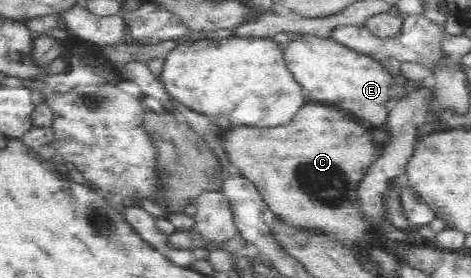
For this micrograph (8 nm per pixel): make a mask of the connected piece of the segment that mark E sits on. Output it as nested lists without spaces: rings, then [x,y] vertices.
[[[300,35],[297,39],[284,43],[283,57],[290,74],[300,83],[307,100],[327,102],[329,106],[343,108],[354,116],[384,128],[390,108],[399,98],[419,89],[403,77],[389,73],[389,67],[364,56],[330,38],[316,35]]]

